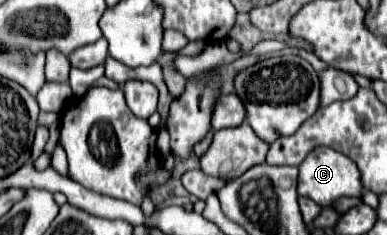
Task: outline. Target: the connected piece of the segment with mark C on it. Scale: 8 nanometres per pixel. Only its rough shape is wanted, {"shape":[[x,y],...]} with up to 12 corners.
{"shape":[[318,146],[300,164],[298,194],[320,206],[360,198],[360,170]]}

